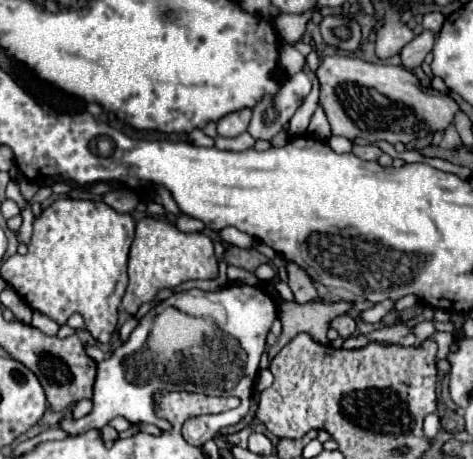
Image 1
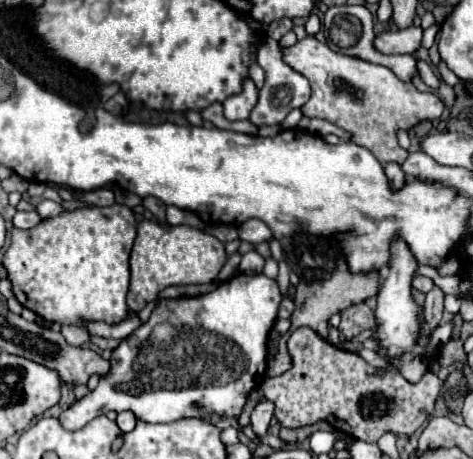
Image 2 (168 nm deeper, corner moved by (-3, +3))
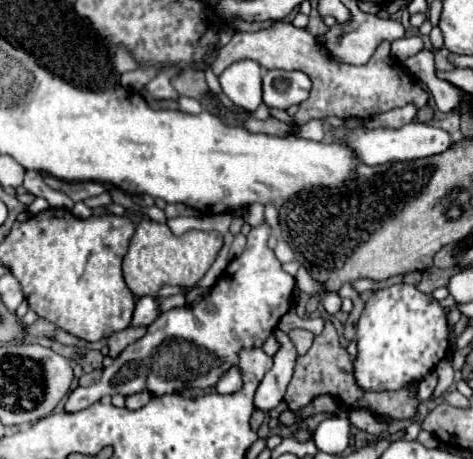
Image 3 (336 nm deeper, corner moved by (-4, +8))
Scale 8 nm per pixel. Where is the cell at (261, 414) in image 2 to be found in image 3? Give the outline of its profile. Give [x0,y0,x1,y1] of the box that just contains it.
[255,330,297,412]

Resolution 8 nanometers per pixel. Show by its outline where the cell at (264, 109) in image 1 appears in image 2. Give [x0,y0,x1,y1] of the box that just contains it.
[250,37,310,127]

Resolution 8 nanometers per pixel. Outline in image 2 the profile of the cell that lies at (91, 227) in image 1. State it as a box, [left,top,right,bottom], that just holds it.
[2,205,136,327]

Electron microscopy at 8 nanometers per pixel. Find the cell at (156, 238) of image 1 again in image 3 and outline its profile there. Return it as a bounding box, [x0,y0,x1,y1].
[123,220,223,298]

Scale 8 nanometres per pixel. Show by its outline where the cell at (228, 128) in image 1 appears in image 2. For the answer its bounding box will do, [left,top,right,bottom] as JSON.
[224,77,258,121]

